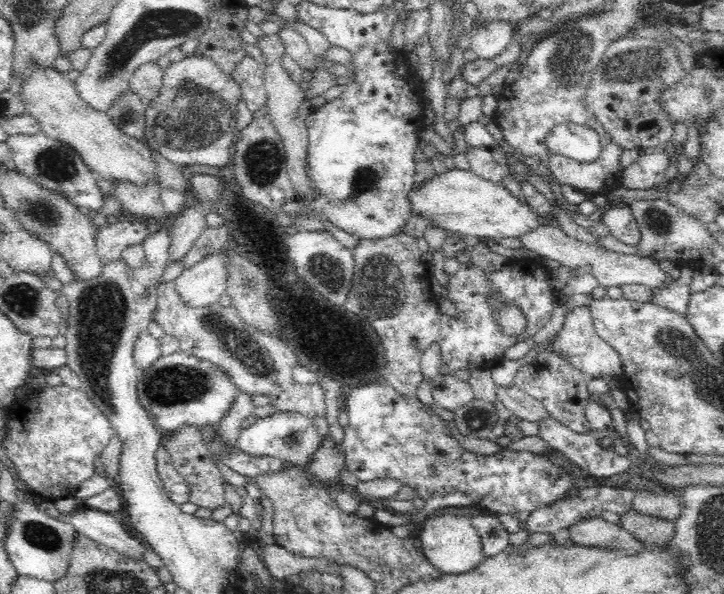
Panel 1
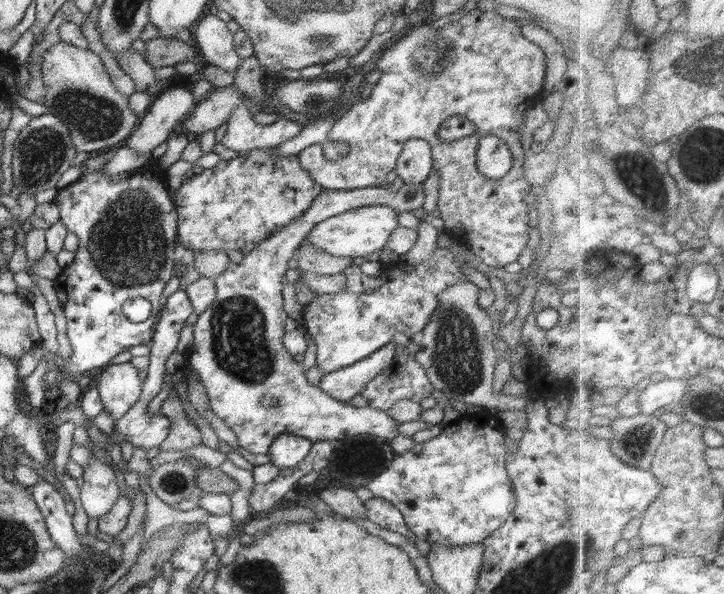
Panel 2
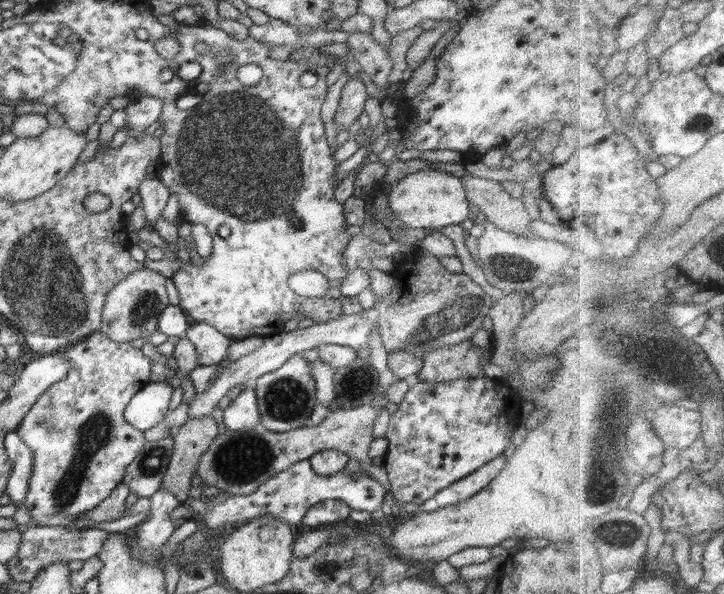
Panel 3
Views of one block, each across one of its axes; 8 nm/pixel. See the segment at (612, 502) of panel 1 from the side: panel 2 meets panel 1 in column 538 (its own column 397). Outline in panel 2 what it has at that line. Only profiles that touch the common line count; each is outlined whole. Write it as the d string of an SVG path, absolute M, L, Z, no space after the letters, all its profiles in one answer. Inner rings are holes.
M372 497L365 501L367 518L374 524L378 524L386 530L398 532L404 537L410 537L410 529L407 527L404 515L394 506L380 497Z

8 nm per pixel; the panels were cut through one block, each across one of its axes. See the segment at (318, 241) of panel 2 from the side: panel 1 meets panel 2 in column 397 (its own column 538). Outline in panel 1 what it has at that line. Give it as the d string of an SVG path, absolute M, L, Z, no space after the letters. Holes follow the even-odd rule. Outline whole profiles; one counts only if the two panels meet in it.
M453 169L435 174L408 194L411 212L433 221L450 234L486 238L520 238L530 230L540 228L537 211L520 203L506 187L476 176L470 170Z

